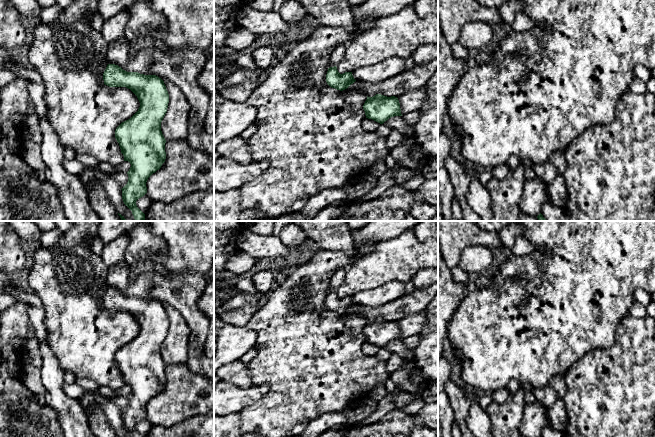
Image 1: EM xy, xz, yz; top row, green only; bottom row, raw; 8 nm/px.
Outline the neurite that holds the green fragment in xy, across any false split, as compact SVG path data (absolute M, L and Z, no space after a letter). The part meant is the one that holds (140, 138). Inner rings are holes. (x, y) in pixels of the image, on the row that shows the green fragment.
M108 64L103 73L104 84L109 87L126 87L130 89L138 98L140 107L138 111L128 120L122 122L115 130L115 138L119 143L124 161L128 161L131 167L128 174L128 182L121 189L124 204L132 211L135 221L144 221L145 214L137 207L136 201L147 193L146 182L148 178L159 170L166 159L166 140L161 131L161 122L167 112L169 94L164 81L156 75L144 75L138 72L127 72L115 64Z

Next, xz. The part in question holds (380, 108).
M376 94L373 97L367 96L363 109L366 118L380 124L383 124L391 117L402 116L399 100L395 96L387 97L381 94Z

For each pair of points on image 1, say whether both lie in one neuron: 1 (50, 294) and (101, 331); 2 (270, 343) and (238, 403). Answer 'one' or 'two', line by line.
1: one
2: two

